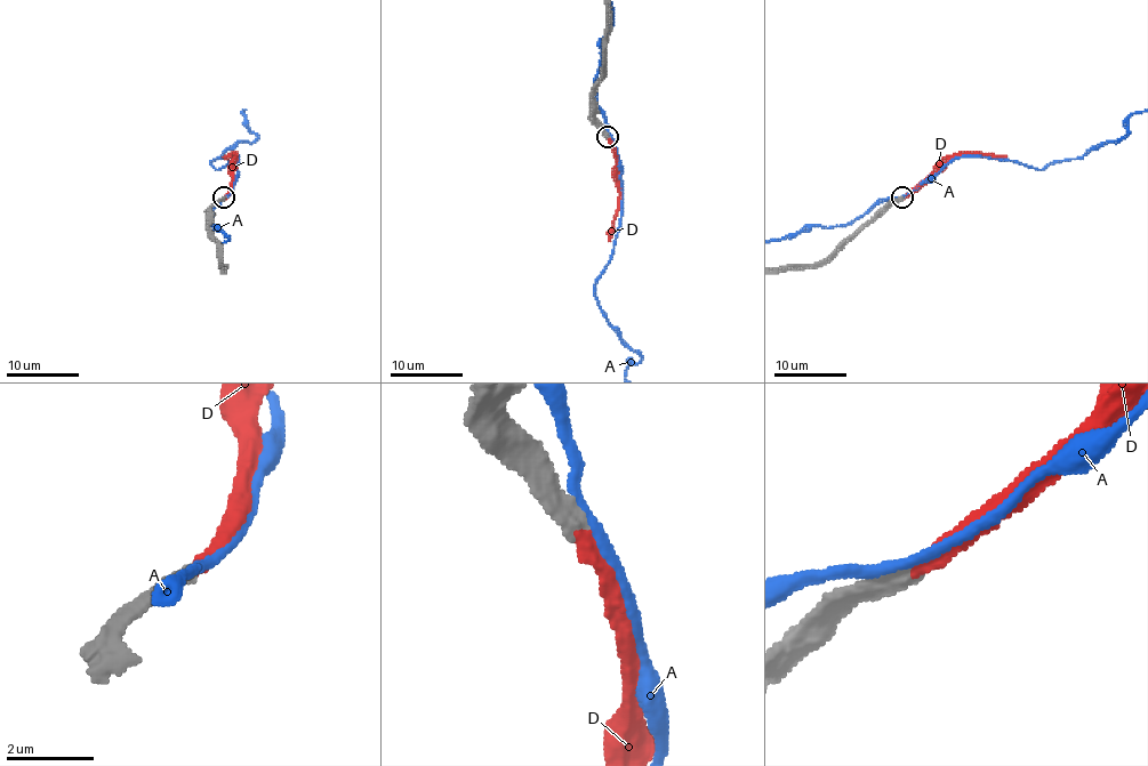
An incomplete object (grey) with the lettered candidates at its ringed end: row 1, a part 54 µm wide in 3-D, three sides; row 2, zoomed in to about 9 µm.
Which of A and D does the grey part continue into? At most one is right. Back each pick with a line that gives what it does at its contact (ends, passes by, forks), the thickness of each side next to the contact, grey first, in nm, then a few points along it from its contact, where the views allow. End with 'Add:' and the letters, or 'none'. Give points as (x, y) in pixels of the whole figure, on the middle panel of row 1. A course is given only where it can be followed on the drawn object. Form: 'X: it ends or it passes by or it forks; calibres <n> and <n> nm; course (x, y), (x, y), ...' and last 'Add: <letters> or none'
D: it ends; calibres 420 and 380 nm; course (607, 137), (613, 153), (619, 190), (619, 210), (608, 241)
Add: D

